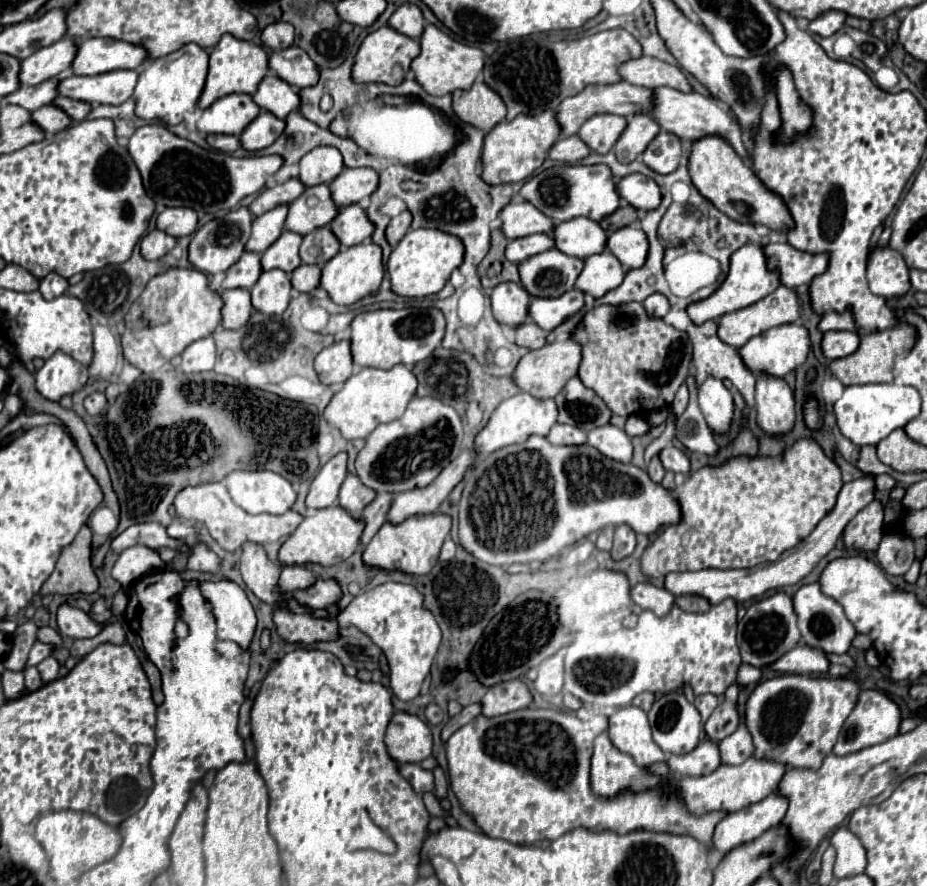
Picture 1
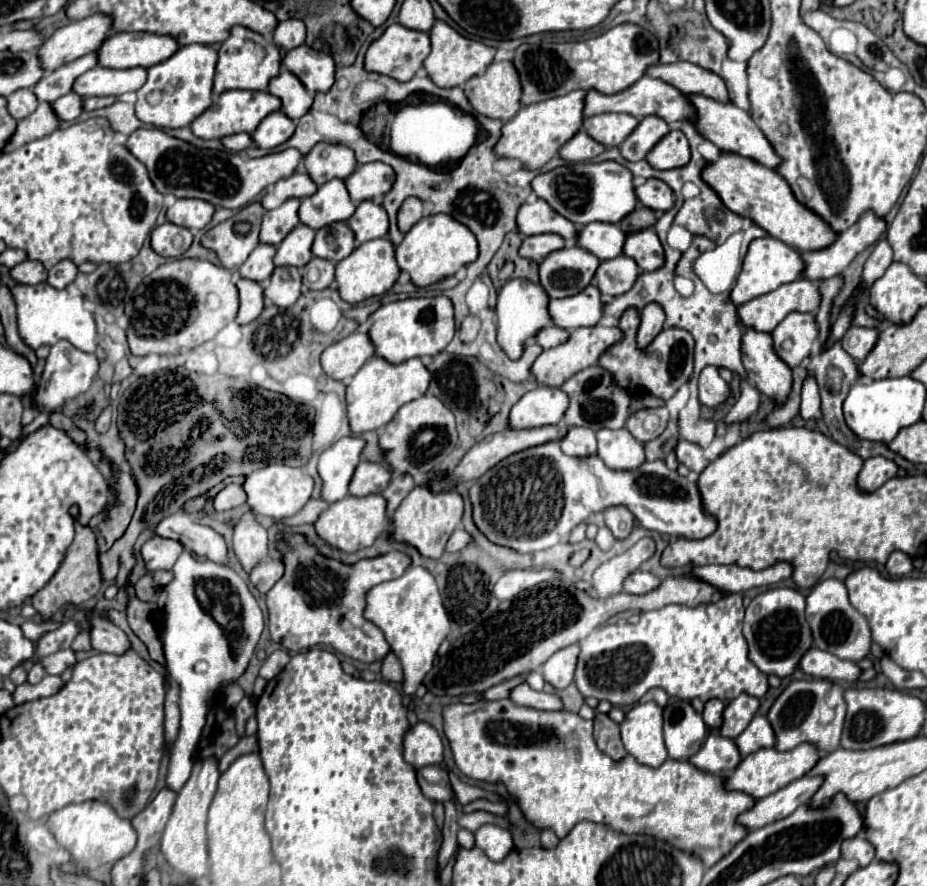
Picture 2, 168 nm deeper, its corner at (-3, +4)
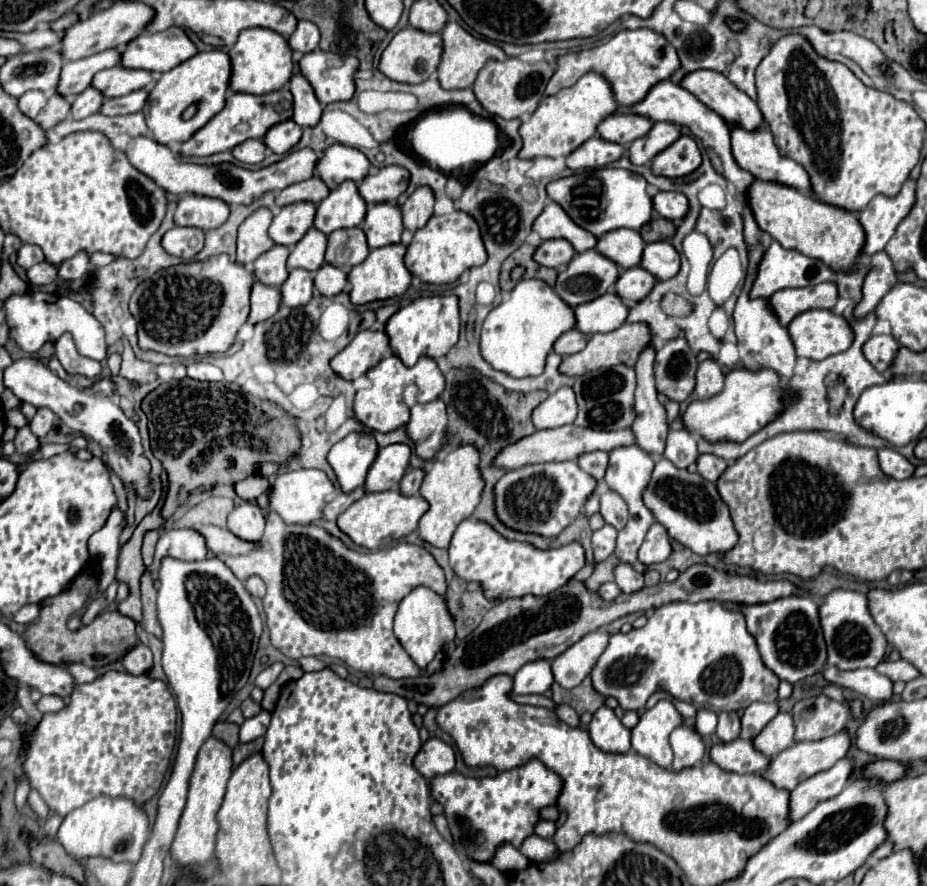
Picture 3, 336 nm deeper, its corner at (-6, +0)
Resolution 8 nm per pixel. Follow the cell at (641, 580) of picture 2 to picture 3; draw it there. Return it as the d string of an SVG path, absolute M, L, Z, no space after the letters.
M621 563L613 569L613 575L615 575L615 583L619 585L619 589L623 593L635 593L637 589L643 589L645 587L645 581L643 581L643 575L637 573L631 565L627 563Z

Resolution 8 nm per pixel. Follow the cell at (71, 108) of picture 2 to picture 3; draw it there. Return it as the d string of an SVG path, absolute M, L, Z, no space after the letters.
M93 87L85 89L81 95L75 97L75 101L71 105L73 119L83 119L83 117L89 117L93 113L99 113L103 101L105 101L105 97L103 97L101 91L97 91Z

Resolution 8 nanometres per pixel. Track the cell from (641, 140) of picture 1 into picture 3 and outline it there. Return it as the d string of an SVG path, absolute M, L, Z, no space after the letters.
M667 121L665 123L655 123L653 129L645 137L639 137L629 145L629 159L635 165L645 165L657 153L661 153L673 141L677 141L679 137L681 137L681 131L679 131L677 125L667 123Z

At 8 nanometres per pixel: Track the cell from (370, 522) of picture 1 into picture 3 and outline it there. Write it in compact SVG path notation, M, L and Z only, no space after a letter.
M409 469L403 479L401 479L401 493L405 495L417 495L419 493L419 487L421 487L421 481L425 477L425 471L423 469Z

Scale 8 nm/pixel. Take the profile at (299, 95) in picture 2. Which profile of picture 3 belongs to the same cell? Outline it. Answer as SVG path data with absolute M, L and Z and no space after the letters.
M293 75L289 81L293 93L293 121L301 127L315 127L323 115L323 107L315 97L311 83L303 75Z

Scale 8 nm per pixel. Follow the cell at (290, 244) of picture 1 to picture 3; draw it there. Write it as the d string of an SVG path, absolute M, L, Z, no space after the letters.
M311 227L307 235L291 249L289 255L289 269L307 269L317 271L325 263L325 249L327 249L327 235Z

